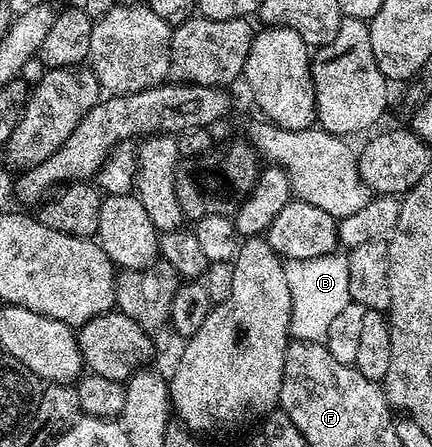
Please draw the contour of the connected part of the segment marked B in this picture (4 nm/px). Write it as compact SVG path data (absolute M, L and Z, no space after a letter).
M342 253L326 254L309 260L288 261L285 280L289 280L291 297L292 339L322 343L329 332L329 323L351 301L349 296L349 264Z

